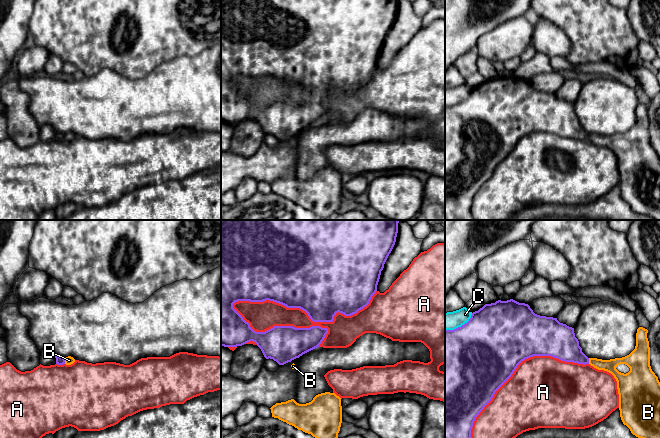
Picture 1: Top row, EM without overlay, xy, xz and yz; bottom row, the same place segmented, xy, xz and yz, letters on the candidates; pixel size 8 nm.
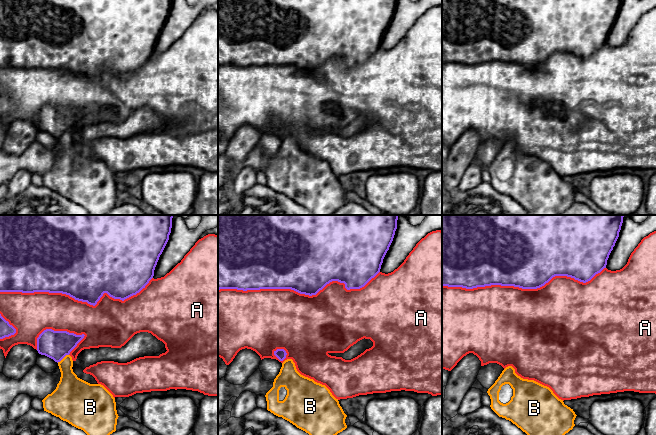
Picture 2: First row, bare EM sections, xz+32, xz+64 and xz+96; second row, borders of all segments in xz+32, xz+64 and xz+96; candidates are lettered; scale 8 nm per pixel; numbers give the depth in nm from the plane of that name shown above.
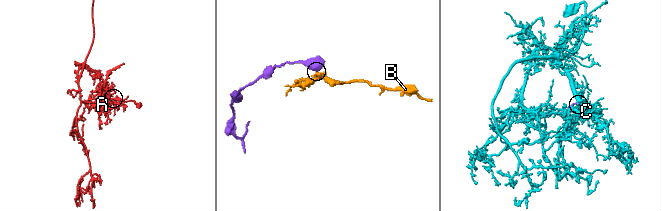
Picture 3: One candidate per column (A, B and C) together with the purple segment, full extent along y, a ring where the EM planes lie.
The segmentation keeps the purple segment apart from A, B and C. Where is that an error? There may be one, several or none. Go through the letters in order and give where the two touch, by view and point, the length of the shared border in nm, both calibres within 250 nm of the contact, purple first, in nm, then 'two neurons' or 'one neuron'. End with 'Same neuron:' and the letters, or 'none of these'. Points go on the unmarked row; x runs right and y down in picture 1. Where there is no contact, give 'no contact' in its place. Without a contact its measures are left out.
A: contact xz (307, 89); length 1150 nm; calibres 480 and 180 nm; two neurons
B: contact xy (64, 137); length 50 nm; calibres 60 and 70 nm; two neurons
C: contact yz (461, 102); length 260 nm; calibres 500 and 140 nm; two neurons
Same neuron: none of these

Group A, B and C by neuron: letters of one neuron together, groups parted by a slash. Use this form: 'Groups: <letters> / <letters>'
Groups: A / B / C

